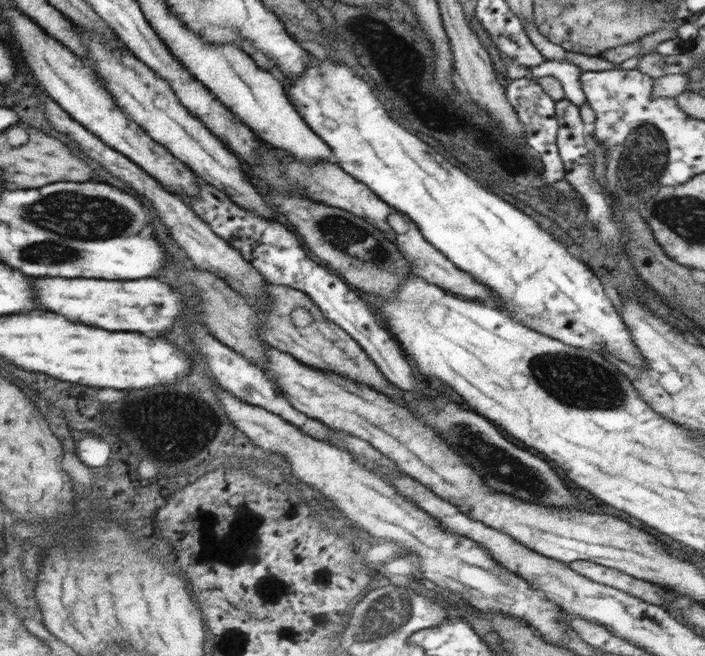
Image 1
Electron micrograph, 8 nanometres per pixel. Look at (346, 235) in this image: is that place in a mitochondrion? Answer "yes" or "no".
yes

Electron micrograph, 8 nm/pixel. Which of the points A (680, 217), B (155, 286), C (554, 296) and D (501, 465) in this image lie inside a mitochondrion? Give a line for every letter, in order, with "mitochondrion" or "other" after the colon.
A: mitochondrion
B: other
C: other
D: mitochondrion

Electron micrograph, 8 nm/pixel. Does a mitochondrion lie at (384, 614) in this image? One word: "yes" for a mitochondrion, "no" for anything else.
yes

